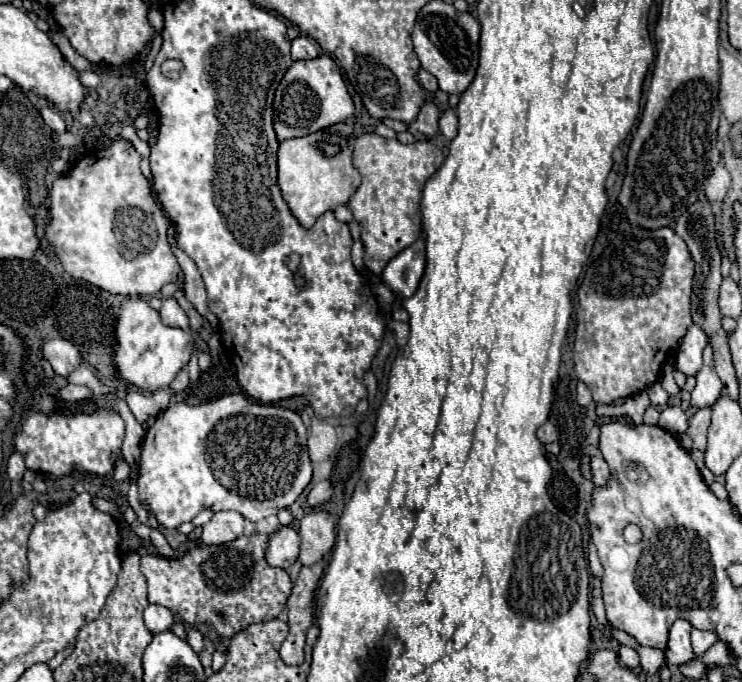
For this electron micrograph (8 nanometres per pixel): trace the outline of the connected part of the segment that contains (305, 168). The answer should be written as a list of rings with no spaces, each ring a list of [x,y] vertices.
[[[346,122],[332,124],[304,138],[290,138],[278,146],[278,186],[292,216],[310,228],[316,218],[328,210],[346,204],[358,190],[360,174],[352,164],[354,132]]]

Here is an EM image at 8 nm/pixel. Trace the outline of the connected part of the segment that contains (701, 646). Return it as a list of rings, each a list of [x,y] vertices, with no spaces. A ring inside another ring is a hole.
[[[692,630],[692,648],[696,656],[702,656],[712,644],[716,642],[716,634],[714,632],[706,632],[706,630]]]

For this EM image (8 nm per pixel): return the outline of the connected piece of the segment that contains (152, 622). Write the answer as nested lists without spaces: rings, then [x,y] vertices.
[[[150,604],[150,606],[144,610],[144,622],[146,622],[146,628],[148,628],[152,634],[158,634],[158,632],[166,632],[166,630],[172,628],[174,616],[172,616],[172,612],[170,612],[168,608]]]

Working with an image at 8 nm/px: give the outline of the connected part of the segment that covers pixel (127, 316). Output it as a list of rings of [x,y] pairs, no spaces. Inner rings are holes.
[[[142,298],[124,300],[116,324],[116,368],[122,380],[144,390],[166,388],[174,376],[188,364],[194,352],[194,338],[182,328],[168,328],[160,322],[160,314],[148,306]]]

